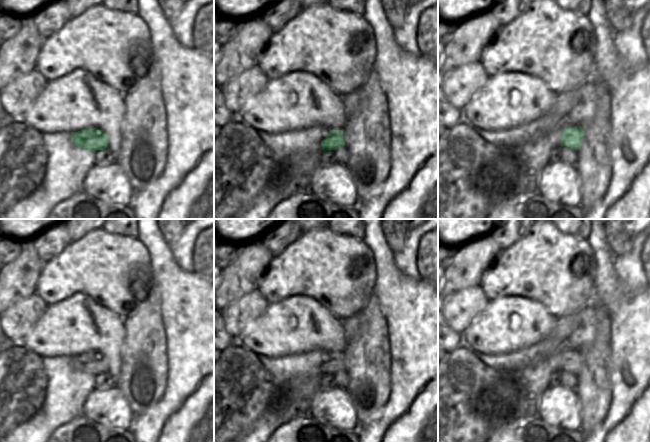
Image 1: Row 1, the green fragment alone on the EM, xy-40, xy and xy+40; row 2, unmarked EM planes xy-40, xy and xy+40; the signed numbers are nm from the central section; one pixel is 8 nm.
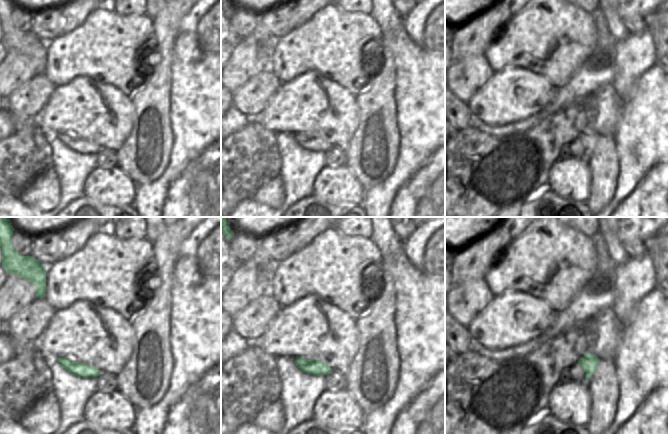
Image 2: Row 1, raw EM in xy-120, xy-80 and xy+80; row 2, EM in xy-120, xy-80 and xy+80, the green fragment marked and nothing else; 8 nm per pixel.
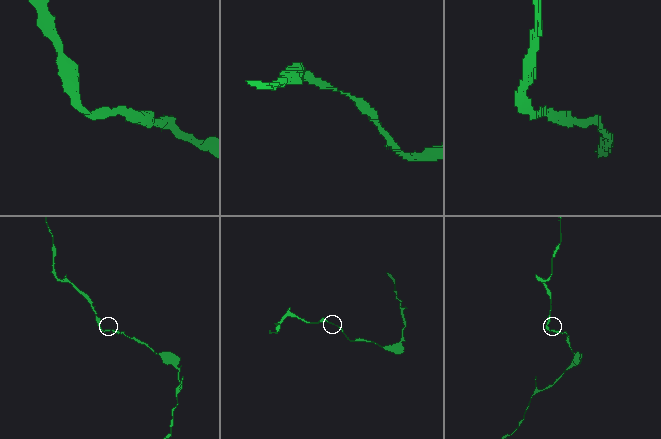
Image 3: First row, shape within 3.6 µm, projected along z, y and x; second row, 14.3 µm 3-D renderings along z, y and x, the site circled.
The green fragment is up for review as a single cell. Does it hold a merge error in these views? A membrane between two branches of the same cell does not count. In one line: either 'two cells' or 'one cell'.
one cell

